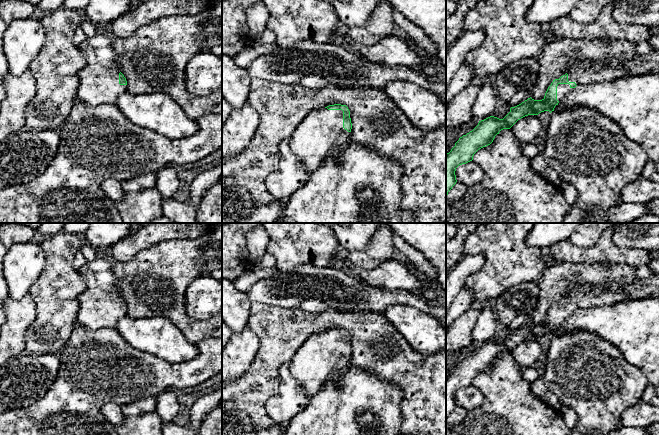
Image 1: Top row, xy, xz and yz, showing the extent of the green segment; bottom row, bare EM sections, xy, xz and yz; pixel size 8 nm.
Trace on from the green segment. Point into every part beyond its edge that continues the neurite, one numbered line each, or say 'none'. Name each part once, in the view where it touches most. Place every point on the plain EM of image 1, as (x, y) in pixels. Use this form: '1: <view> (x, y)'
1: yz (563, 314)

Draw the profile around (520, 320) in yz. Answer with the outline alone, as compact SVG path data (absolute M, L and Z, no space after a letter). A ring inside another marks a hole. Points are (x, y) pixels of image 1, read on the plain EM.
M521 314L516 316L508 326L510 332L515 331L531 321L531 315Z

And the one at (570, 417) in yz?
M566 405L563 406L563 410L561 413L569 429L574 429L578 423L578 417L576 413L569 406Z

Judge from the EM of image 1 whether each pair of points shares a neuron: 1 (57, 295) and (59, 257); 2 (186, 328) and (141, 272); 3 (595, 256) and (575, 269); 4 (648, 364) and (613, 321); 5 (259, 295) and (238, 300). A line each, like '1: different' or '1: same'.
1: same
2: same
3: different
4: same
5: different

